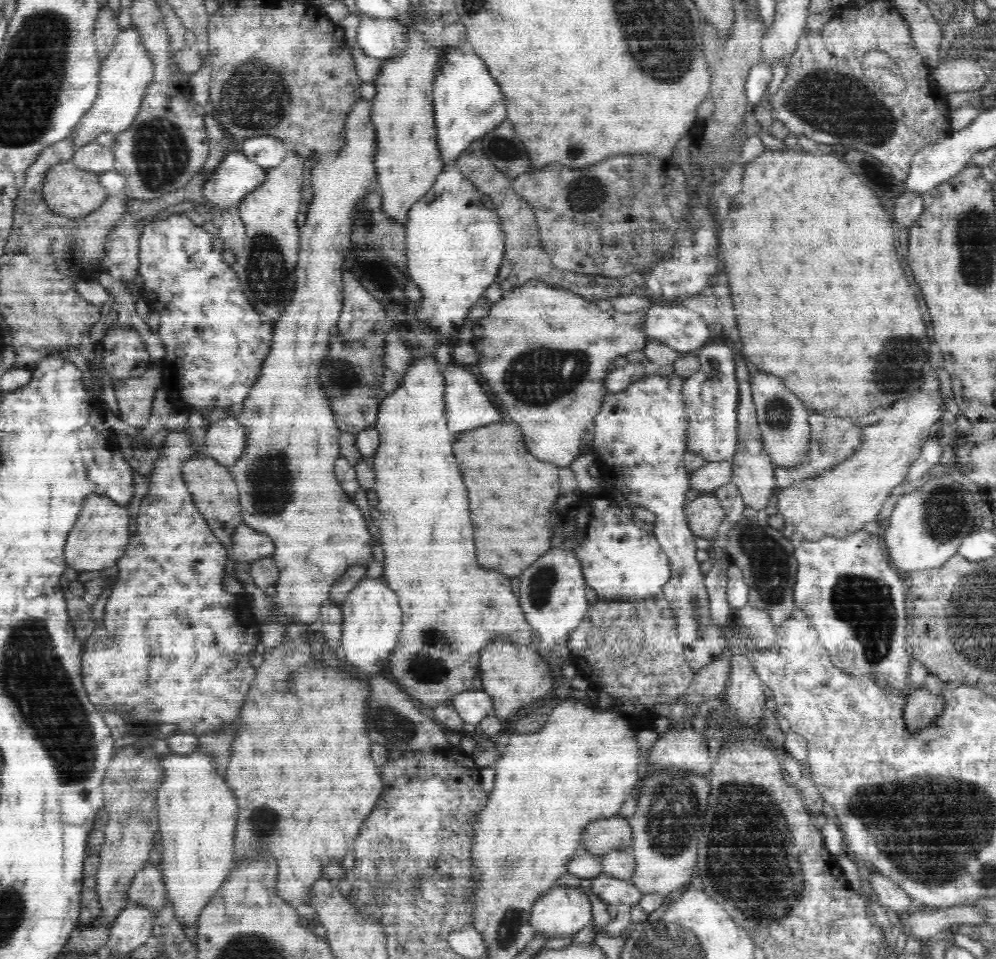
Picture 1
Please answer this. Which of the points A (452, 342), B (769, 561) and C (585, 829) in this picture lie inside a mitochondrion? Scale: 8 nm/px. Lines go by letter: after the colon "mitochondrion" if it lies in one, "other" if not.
A: other
B: mitochondrion
C: other

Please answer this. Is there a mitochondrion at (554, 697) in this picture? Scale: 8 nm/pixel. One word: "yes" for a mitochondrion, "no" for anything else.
no

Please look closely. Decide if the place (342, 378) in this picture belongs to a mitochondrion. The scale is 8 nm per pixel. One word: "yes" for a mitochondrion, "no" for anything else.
yes

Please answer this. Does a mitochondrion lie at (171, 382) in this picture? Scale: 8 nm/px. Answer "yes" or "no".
no

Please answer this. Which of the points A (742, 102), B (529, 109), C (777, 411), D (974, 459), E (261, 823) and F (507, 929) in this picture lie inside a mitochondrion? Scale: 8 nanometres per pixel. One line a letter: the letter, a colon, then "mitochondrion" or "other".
A: other
B: other
C: mitochondrion
D: other
E: mitochondrion
F: mitochondrion

